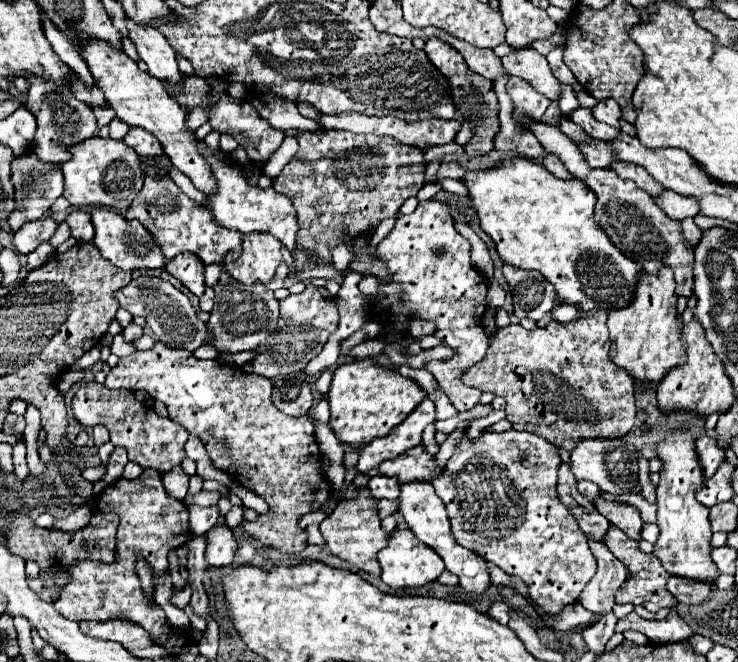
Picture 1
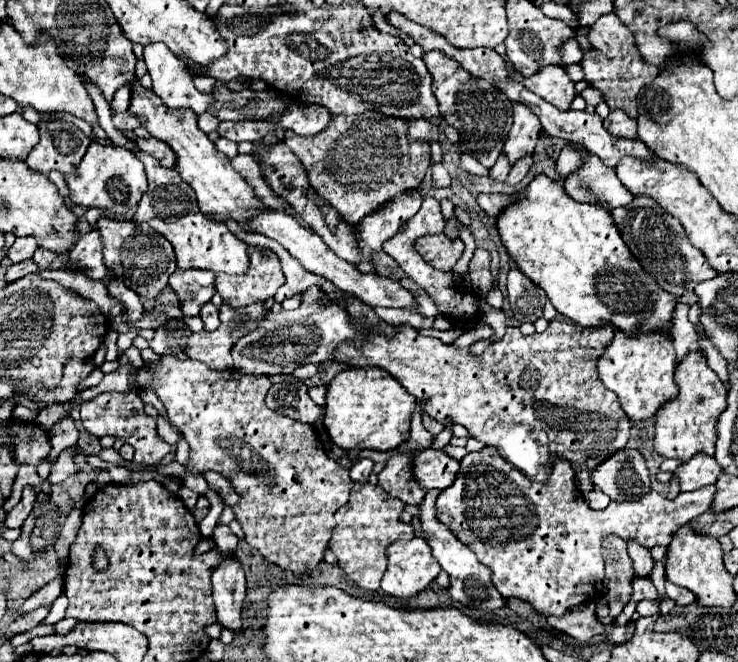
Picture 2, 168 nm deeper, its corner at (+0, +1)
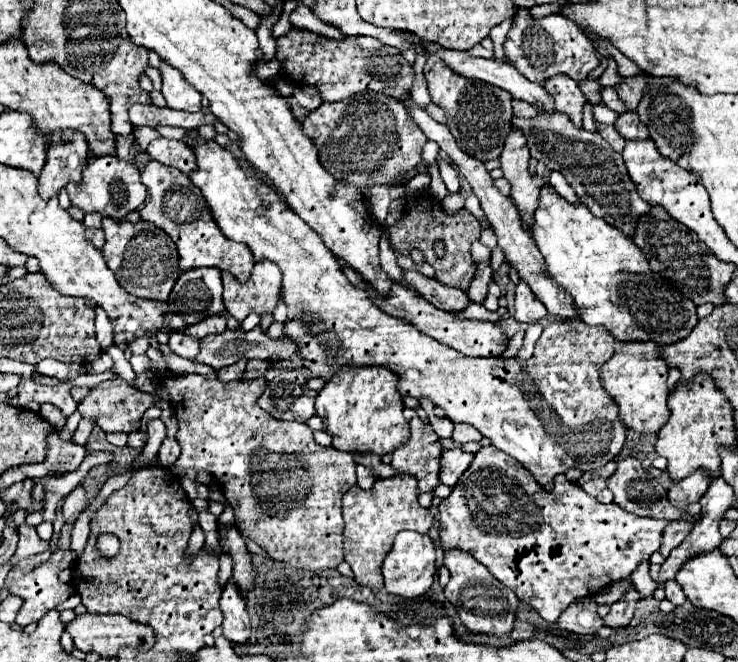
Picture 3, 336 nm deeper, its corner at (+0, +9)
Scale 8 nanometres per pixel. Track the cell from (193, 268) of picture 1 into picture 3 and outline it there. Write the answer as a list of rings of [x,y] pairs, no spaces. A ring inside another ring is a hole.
[[[197,267],[179,275],[167,303],[191,325],[225,309],[221,289],[221,271],[217,267]]]

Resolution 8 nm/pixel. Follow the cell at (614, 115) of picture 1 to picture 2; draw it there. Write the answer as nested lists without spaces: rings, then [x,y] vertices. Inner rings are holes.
[[[611,111],[609,117],[605,119],[605,129],[623,139],[635,139],[637,137],[637,121],[629,119],[623,111]]]

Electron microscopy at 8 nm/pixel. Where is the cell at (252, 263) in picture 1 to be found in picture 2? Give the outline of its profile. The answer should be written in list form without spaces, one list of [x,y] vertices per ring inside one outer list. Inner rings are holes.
[[[249,247],[249,259],[251,267],[247,275],[219,275],[215,281],[221,299],[235,309],[247,307],[251,303],[263,303],[275,297],[277,289],[285,283],[281,263],[273,251],[263,253],[261,247]]]

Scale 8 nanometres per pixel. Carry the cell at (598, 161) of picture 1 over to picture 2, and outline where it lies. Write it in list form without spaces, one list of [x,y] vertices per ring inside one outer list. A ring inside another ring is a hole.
[[[567,145],[563,147],[563,151],[561,151],[559,159],[557,159],[557,165],[555,165],[557,175],[559,175],[559,181],[563,181],[563,179],[565,179],[565,175],[569,175],[569,171],[575,171],[575,169],[579,169],[579,167],[581,167],[581,163],[583,163],[583,159],[581,159],[581,157],[585,157],[585,155],[583,155],[583,153],[579,155],[575,149],[571,149],[571,151],[569,151],[569,147],[567,147]]]

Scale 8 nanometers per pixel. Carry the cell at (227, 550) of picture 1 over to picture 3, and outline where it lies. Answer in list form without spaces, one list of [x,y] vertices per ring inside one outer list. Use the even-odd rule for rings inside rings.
[[[233,581],[223,587],[219,605],[223,611],[223,635],[231,643],[247,643],[251,637],[251,623],[241,589]]]

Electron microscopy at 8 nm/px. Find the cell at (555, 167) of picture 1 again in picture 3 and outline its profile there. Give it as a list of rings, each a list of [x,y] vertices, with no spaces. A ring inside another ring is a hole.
[[[513,99],[512,103],[513,114],[517,117],[534,117],[543,113],[540,109],[530,105],[527,102]]]

